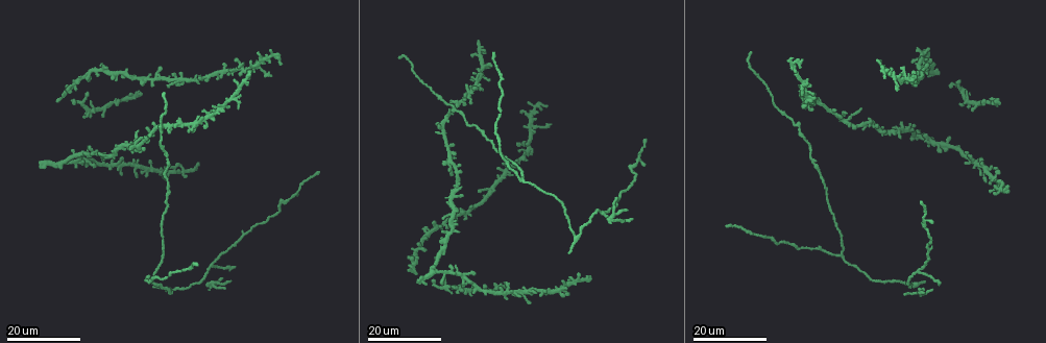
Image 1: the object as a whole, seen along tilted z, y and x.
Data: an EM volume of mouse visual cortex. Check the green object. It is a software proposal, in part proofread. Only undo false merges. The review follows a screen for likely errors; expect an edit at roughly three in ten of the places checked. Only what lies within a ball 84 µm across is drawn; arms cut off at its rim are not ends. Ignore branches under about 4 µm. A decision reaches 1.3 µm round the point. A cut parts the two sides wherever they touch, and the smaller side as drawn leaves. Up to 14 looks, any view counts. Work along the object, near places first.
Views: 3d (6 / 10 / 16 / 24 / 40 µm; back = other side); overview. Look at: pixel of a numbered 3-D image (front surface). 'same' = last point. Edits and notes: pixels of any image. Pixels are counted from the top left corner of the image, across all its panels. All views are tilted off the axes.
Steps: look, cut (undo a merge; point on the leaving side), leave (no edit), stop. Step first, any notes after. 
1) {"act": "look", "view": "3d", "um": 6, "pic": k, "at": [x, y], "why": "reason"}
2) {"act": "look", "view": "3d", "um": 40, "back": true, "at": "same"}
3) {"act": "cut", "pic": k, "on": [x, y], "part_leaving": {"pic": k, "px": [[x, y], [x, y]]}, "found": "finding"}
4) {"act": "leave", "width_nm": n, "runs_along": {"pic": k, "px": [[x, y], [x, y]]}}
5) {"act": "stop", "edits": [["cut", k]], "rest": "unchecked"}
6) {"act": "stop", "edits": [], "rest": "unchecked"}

{"act": "look", "view": "3d", "um": 24, "pic": 1, "at": [137, 144], "why": "four or more arms meet"}

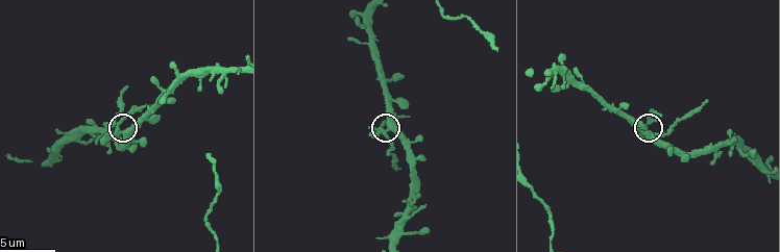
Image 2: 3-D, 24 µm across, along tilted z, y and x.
{"act": "look", "view": "3d", "um": 10, "pic": 2, "at": [390, 129]}

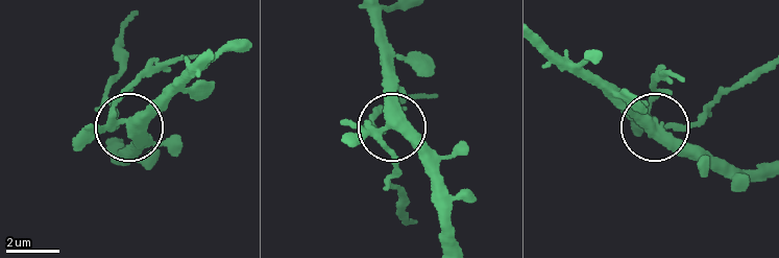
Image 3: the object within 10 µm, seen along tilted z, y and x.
{"act": "cut", "pic": 3, "on": [89, 137], "part_leaving": {"pic": 3, "px": [[657, 121], [689, 122], [768, 67]]}, "found": "a second neuron is stuck on"}

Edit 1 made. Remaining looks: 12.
{"act": "look", "view": "3d", "um": 16, "pic": 2, "at": [221, 81], "why": "two arms in line, one across"}

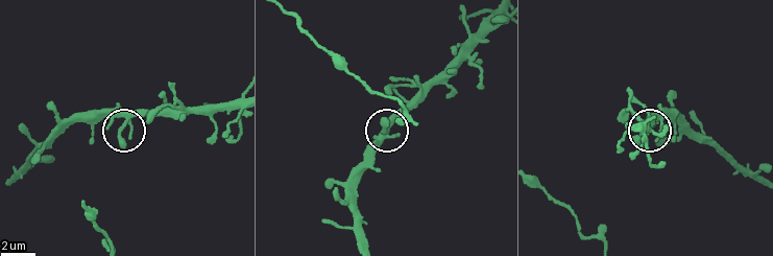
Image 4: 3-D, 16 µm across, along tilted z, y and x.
{"act": "leave", "side_arm_um": 143, "arms": 3, "found": "all the same neuron"}

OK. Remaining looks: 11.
{"act": "look", "view": "3d", "um": 16, "pic": 1, "at": [630, 167], "why": "three-way junction"}

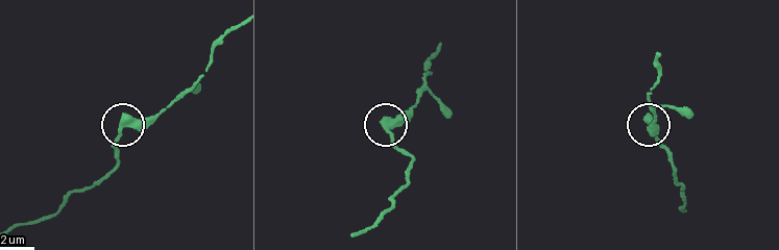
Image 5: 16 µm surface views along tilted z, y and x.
{"act": "look", "view": "3d", "um": 6, "pic": 5, "at": [389, 132]}

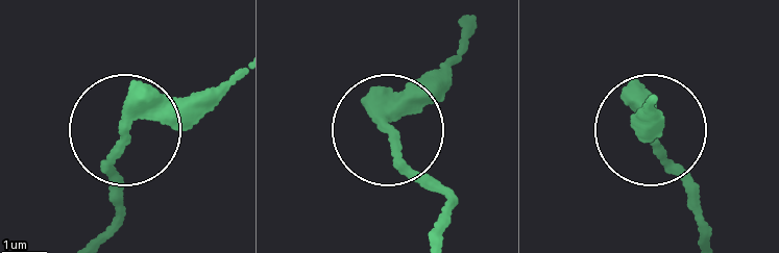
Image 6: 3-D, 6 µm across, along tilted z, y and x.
{"act": "leave", "arms": 3, "runs_along": {"pic": 6, "px": [[436, 234], [445, 197], [388, 141], [453, 73]]}, "found": "one neuron here"}

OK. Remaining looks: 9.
{"act": "look", "view": "3d", "um": 16, "pic": 1, "at": [211, 266], "why": "a fork"}

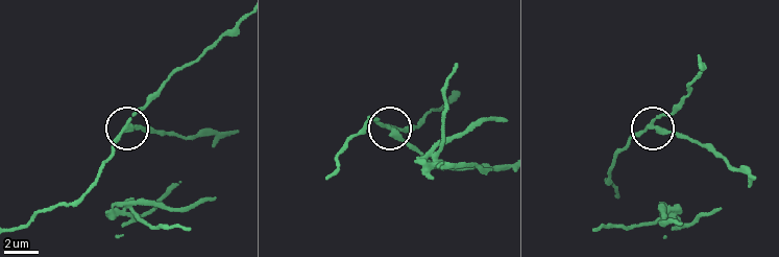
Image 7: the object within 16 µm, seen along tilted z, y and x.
{"act": "look", "view": "3d", "um": 10, "pic": 7, "at": [657, 128]}

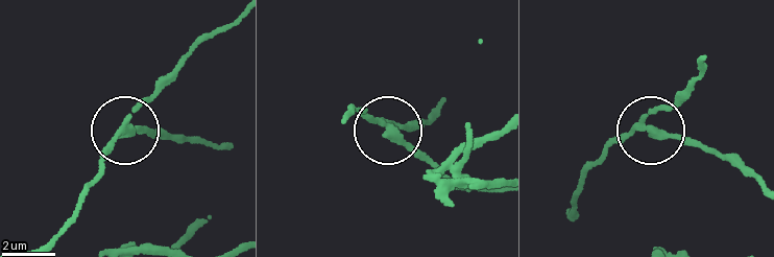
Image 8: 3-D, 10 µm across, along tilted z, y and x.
{"act": "cut", "pic": 8, "on": [138, 127], "width_nm": 240, "found": "a second neuron is stuck on"}

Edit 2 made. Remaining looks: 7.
{"act": "look", "view": "3d", "um": 24, "pic": 1, "at": [255, 64], "why": "side arm on a straight run"}

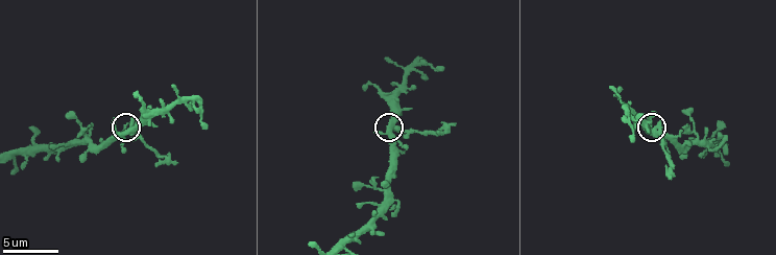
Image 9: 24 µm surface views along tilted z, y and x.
{"act": "look", "view": "3d", "um": 10, "pic": 9, "at": [392, 125]}

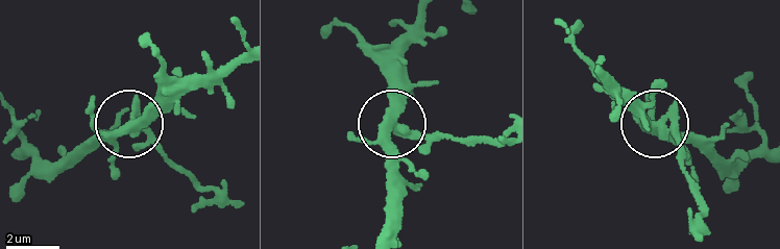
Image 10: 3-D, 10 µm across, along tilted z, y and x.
{"act": "cut", "pic": 10, "on": [141, 144], "arms": 3, "found": "a second neuron is stuck on"}

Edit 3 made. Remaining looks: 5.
{"act": "look", "view": "3d", "um": 16, "pic": 1, "at": [179, 81], "why": "looks like a crossing"}

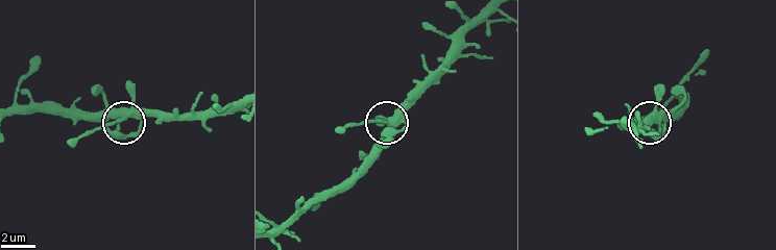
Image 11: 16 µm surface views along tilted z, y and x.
{"act": "look", "view": "3d", "um": 6, "pic": 11, "at": [389, 122], "why": "closer look"}

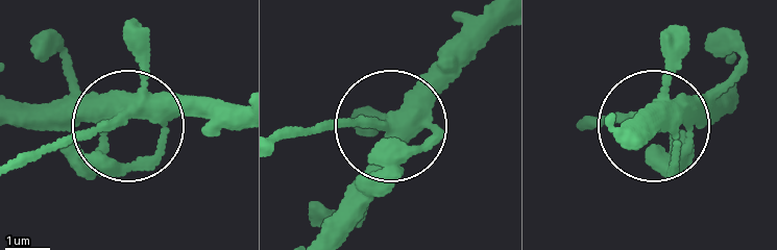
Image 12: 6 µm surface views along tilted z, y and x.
{"act": "look", "view": "3d", "um": 6, "back": true, "pic": 12, "at": [390, 127]}

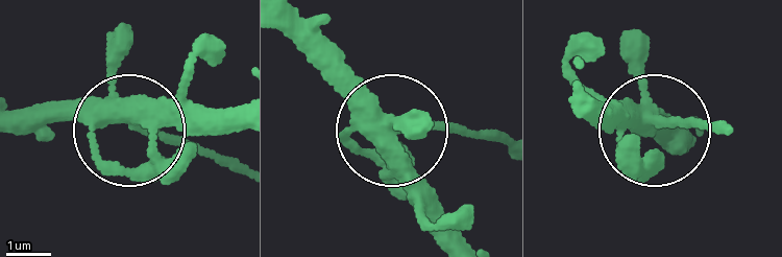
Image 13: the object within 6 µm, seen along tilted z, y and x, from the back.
{"act": "leave", "width_nm": 320, "runs_along": {"pic": 13, "px": [[585, 93], [664, 130], [713, 119]]}, "found": "continuous, no second neuron"}

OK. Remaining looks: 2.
{"act": "stop", "edits": [["cut", 3], ["cut", 8], ["cut", 10]], "rest": "unchecked"}

